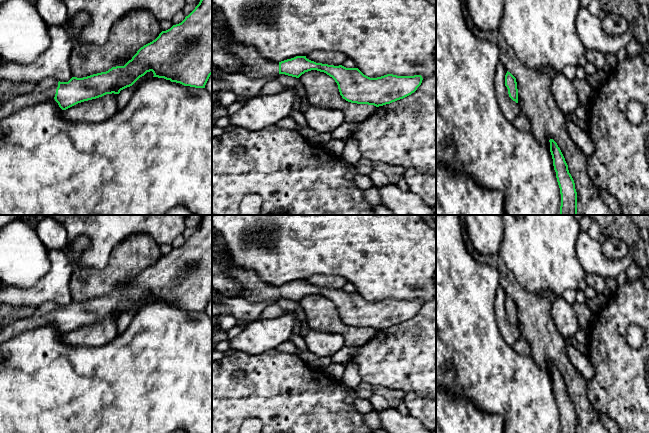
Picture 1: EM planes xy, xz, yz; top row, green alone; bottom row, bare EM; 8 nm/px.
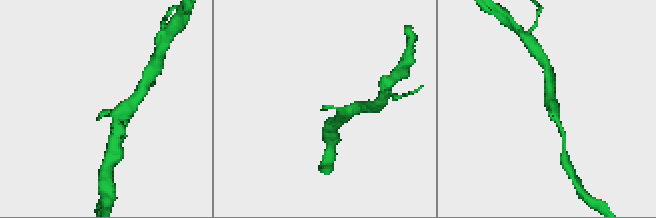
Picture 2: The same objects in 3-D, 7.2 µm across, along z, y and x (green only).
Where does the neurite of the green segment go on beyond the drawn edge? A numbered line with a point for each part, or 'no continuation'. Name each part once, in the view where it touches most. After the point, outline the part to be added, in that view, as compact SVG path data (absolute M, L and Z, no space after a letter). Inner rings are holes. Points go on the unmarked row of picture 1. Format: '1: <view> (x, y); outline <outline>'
1: xy (45, 314); outline M45 302L23 315L14 317L10 324L0 330L0 344L26 331L53 324L58 306L54 302Z

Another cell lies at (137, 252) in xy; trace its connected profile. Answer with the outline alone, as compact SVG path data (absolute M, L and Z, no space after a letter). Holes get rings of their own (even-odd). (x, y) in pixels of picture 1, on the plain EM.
M134 234L112 251L105 268L76 268L70 289L73 301L83 302L111 293L118 283L133 278L162 256L160 245L149 234Z

